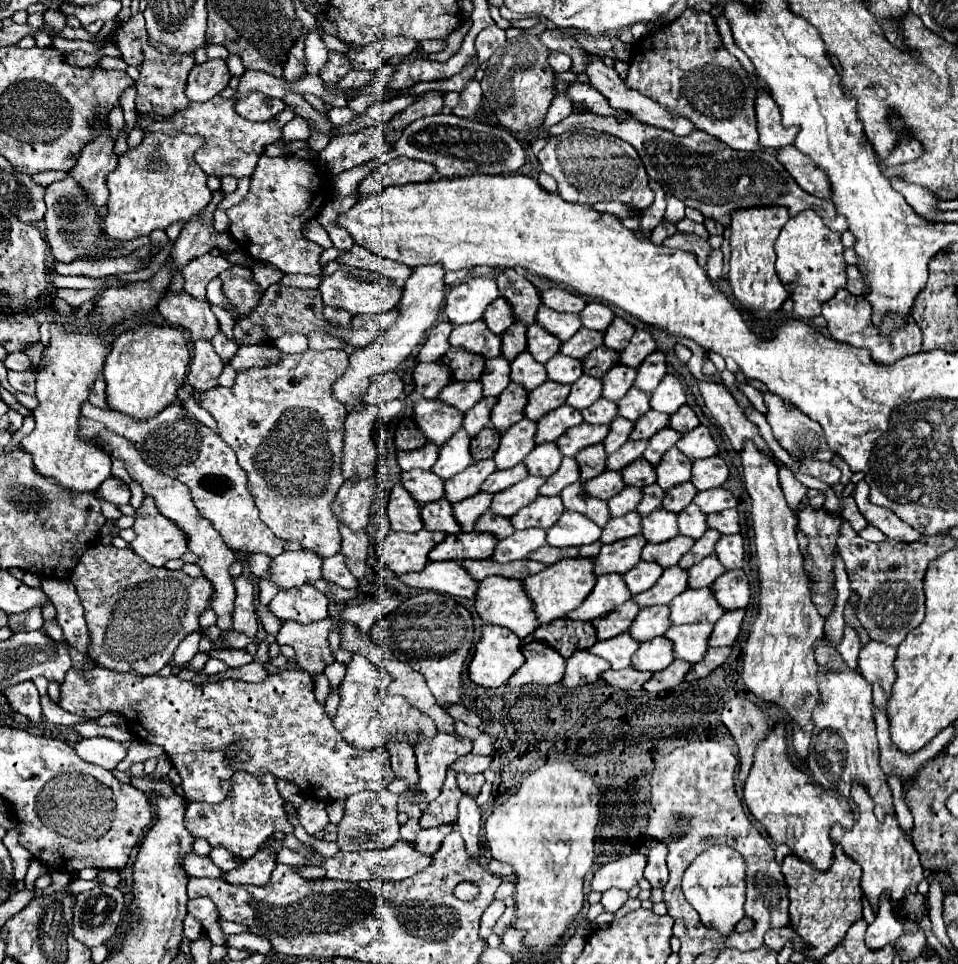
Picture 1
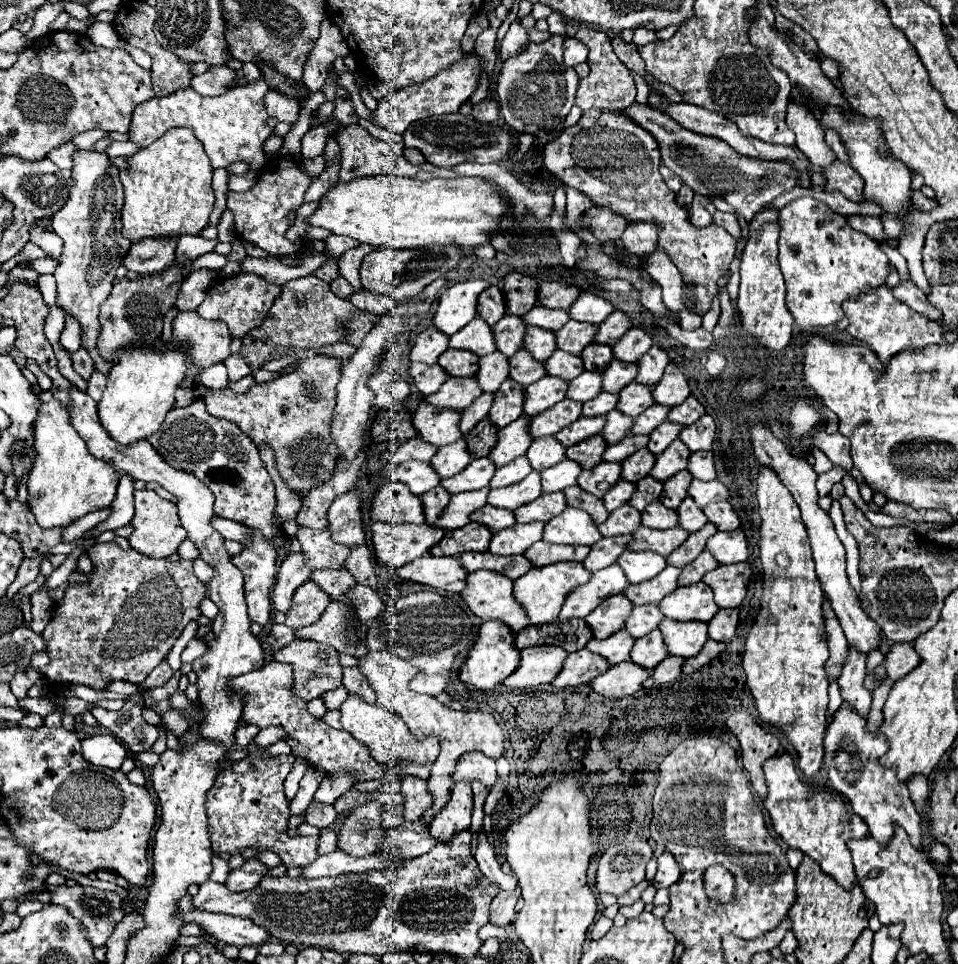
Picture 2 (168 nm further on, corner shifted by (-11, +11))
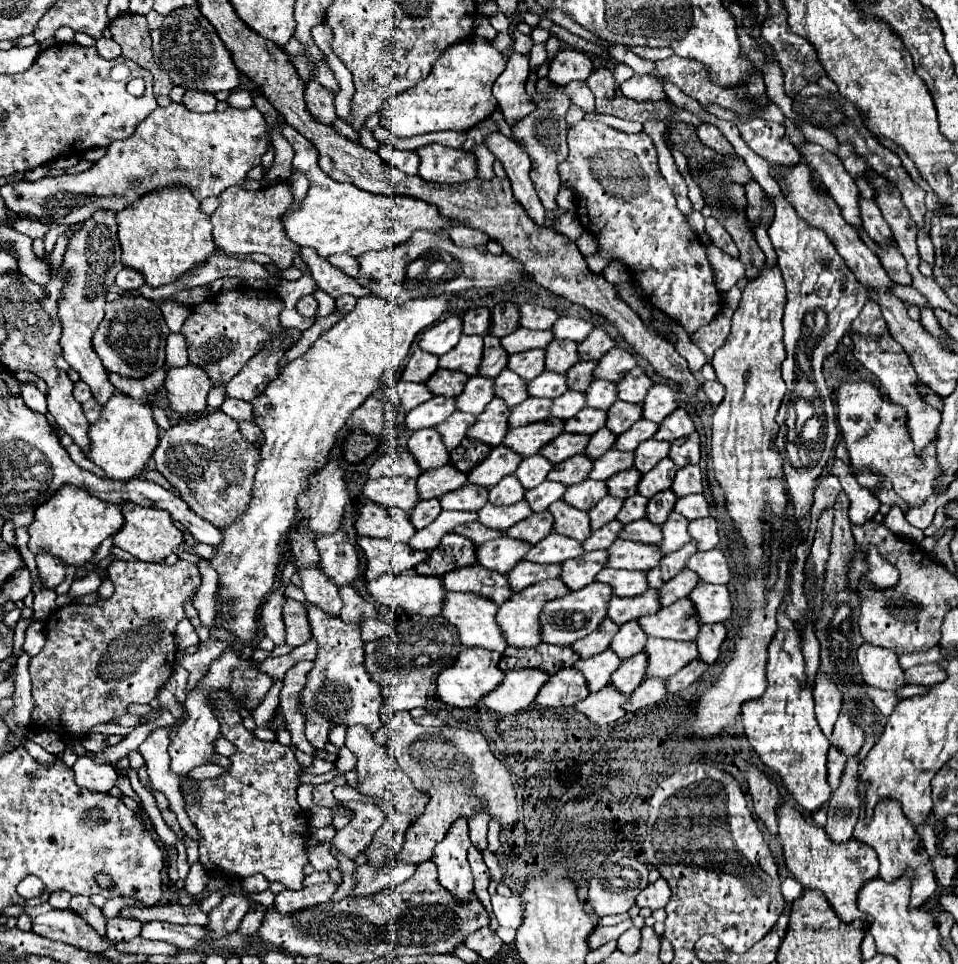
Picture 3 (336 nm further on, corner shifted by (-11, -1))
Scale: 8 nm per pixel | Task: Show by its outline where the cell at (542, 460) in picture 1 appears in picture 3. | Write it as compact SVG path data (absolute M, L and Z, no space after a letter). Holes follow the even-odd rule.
M537 453L533 457L525 457L521 461L521 465L517 467L515 475L519 477L519 481L525 489L533 489L547 479L551 469L553 469L553 463L549 459L545 459L541 453Z

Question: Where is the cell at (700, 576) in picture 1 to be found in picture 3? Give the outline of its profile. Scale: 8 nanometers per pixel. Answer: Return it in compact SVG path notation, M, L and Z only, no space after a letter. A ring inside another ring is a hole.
M683 569L683 573L679 573L671 581L667 581L667 585L661 589L663 605L671 605L671 603L687 597L695 589L697 583L699 583L697 573L691 569Z

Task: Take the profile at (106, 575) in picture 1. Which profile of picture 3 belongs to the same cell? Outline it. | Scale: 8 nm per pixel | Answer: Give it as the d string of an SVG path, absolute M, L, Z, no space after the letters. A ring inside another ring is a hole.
M181 559L173 567L167 563L115 561L107 567L107 575L115 587L109 599L97 601L93 605L69 603L59 607L47 619L45 647L29 661L35 699L33 723L37 727L47 727L61 735L85 733L97 723L105 723L115 715L123 715L129 703L149 703L173 675L177 653L175 627L187 617L183 607L185 601L195 599L195 593L201 585L199 567Z

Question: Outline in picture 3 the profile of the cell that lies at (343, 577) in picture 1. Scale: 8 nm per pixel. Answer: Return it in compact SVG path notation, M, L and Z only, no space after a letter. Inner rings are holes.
M309 605L307 609L309 613L309 623L311 623L311 633L313 639L317 639L319 645L319 657L315 659L315 667L311 669L311 673L307 675L307 685L301 693L303 697L303 713L305 713L305 735L309 739L309 743L315 749L323 749L327 743L327 733L329 727L343 723L343 725L355 725L361 723L365 725L371 733L375 733L375 729L381 725L379 723L379 709L381 709L381 693L379 693L379 685L371 679L371 675L365 669L365 651L363 651L363 639L361 639L361 627L357 623L345 623L341 617L333 617L329 613L325 613L321 607L317 605Z

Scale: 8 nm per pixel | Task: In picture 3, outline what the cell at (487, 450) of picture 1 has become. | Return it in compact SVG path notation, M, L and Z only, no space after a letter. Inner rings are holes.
M463 439L461 445L451 451L451 463L453 463L459 471L469 473L475 465L479 465L479 463L483 461L483 457L489 455L489 451L491 451L491 447L489 447L487 443Z

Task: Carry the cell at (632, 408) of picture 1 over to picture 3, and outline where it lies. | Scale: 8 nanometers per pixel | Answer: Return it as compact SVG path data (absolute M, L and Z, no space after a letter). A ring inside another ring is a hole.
M617 399L611 409L607 411L607 427L615 433L621 435L625 433L633 423L643 419L643 407L637 403L627 403Z

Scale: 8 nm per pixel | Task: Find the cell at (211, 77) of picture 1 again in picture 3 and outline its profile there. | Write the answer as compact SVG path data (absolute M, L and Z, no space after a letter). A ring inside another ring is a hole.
M189 89L183 97L183 105L191 111L197 111L197 113L209 113L215 109L217 105L217 99L213 93L209 91L197 91L197 89Z

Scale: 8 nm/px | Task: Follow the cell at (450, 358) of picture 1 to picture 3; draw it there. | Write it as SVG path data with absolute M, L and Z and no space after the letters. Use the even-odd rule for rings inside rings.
M437 369L431 379L427 381L427 387L435 393L435 395L445 395L445 397L457 397L465 383L469 381L469 375L461 373L461 371L451 371L451 369Z

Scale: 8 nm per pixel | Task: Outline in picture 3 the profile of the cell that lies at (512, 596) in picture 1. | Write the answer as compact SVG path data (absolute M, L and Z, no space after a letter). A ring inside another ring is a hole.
M447 593L441 615L459 629L459 637L465 647L485 647L503 653L507 649L507 641L495 621L497 611L499 605L483 595Z

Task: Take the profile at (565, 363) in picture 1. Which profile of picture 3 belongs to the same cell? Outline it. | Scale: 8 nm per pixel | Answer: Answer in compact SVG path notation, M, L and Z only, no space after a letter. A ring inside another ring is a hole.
M543 371L539 377L529 381L529 395L557 399L567 391L567 377L551 371Z

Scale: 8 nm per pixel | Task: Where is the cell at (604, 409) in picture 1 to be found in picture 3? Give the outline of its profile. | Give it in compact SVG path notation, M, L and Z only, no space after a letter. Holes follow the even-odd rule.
M587 407L587 409L583 409L583 413L577 413L575 417L571 417L571 419L565 421L565 431L569 431L569 433L587 433L587 435L593 435L593 433L599 431L605 423L607 423L607 411Z

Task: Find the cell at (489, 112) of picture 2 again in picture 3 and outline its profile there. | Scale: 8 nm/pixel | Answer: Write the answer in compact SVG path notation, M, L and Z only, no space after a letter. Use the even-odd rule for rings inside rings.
M491 131L485 135L485 145L487 149L495 155L495 159L499 159L509 175L515 199L523 205L523 209L527 211L527 215L537 223L537 225L545 225L545 209L533 189L529 171L531 171L531 161L527 157L527 153L523 153L523 149L517 147L515 141L511 141L509 137L505 137L499 131Z

